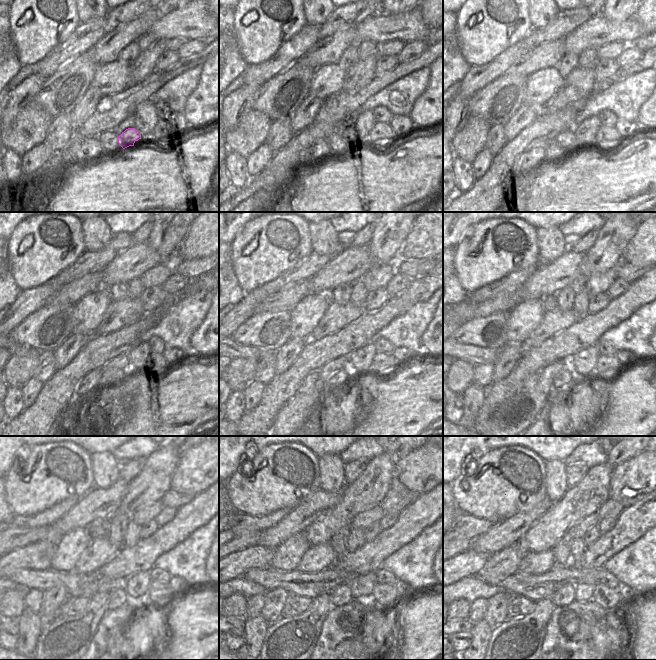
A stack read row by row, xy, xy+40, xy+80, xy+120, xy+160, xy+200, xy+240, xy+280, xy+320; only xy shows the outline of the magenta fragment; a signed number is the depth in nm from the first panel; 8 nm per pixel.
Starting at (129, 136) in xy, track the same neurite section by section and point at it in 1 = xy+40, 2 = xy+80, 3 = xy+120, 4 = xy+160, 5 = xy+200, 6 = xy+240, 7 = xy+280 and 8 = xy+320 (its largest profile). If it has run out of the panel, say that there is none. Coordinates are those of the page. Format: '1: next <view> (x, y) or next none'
1: next xy+40 (349, 139)
2: next xy+80 (568, 137)
3: next xy+120 (120, 362)
4: next xy+160 (300, 410)
5: next xy+200 (515, 415)
6: next xy+240 (67, 639)
7: next xy+280 (293, 639)
8: next xy+320 (521, 639)

